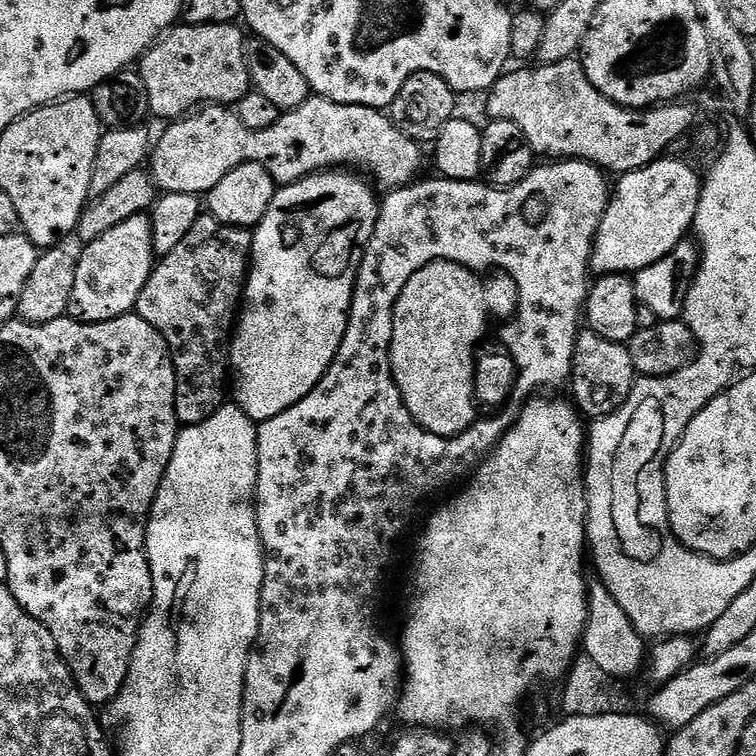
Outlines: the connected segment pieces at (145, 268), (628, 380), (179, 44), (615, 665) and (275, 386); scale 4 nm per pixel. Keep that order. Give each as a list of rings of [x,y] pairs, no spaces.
[[[151,215],[135,216],[126,218],[126,222],[118,222],[118,226],[114,226],[114,230],[109,230],[107,234],[102,234],[102,238],[83,245],[82,251],[84,253],[79,253],[76,262],[74,294],[70,294],[68,316],[74,320],[81,320],[83,324],[97,324],[103,320],[116,320],[119,316],[129,315],[135,309],[138,298],[158,260]]]
[[[590,330],[576,333],[576,349],[570,377],[573,396],[571,399],[585,417],[592,416],[591,419],[597,421],[617,412],[632,393],[632,387],[637,379],[638,375],[634,362],[631,361],[631,350],[628,344],[610,342],[610,338],[602,338],[602,334],[594,334]]]
[[[184,22],[161,35],[138,61],[151,115],[163,122],[175,122],[201,106],[234,106],[239,102],[252,88],[244,57],[246,35],[243,31],[239,23]]]
[[[599,580],[593,581],[588,589],[588,616],[587,626],[584,627],[582,650],[613,679],[634,676],[639,670],[641,673],[646,660],[645,639]]]
[[[321,170],[313,175],[305,176],[303,180],[293,184],[277,187],[262,222],[257,224],[252,232],[252,254],[248,278],[244,286],[242,307],[238,312],[238,323],[232,333],[232,343],[230,345],[230,368],[234,373],[234,388],[236,384],[235,403],[251,420],[257,422],[269,420],[286,410],[290,410],[290,406],[302,402],[302,398],[306,398],[306,394],[310,394],[310,390],[314,390],[314,386],[318,386],[318,382],[334,362],[334,358],[342,346],[342,338],[346,334],[348,312],[352,309],[352,295],[356,289],[360,263],[364,257],[366,246],[374,234],[374,226],[380,213],[378,196],[376,200],[371,187],[373,188],[373,185],[367,179],[361,178],[348,170]]]

